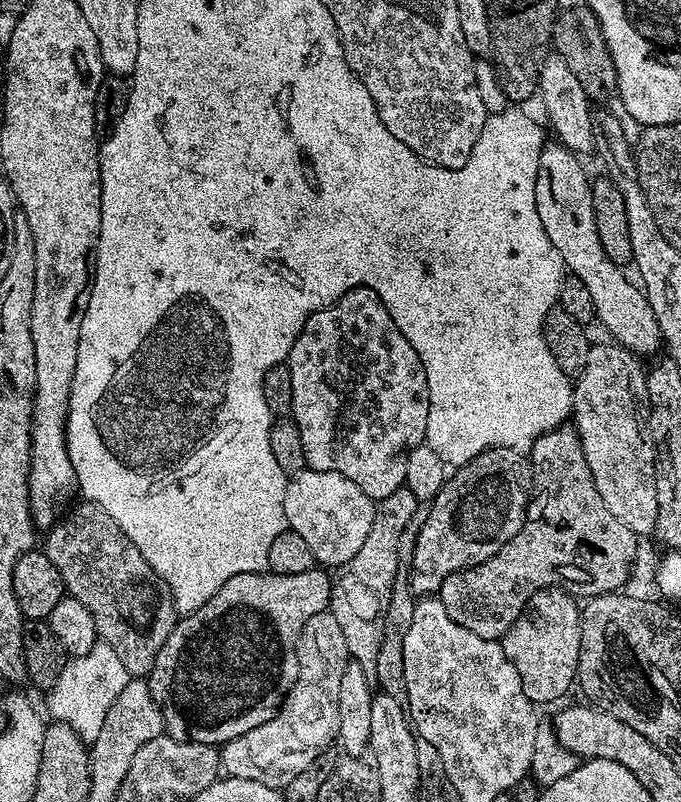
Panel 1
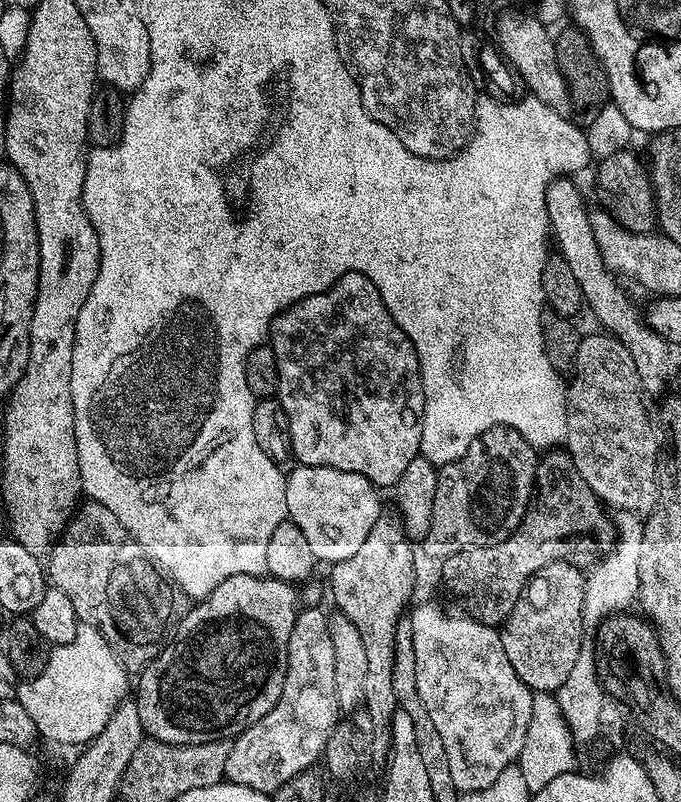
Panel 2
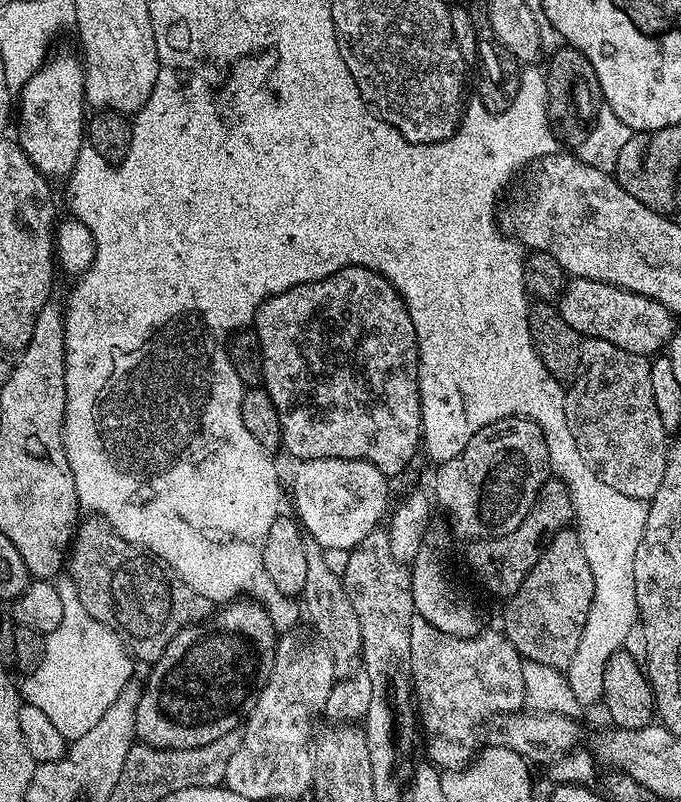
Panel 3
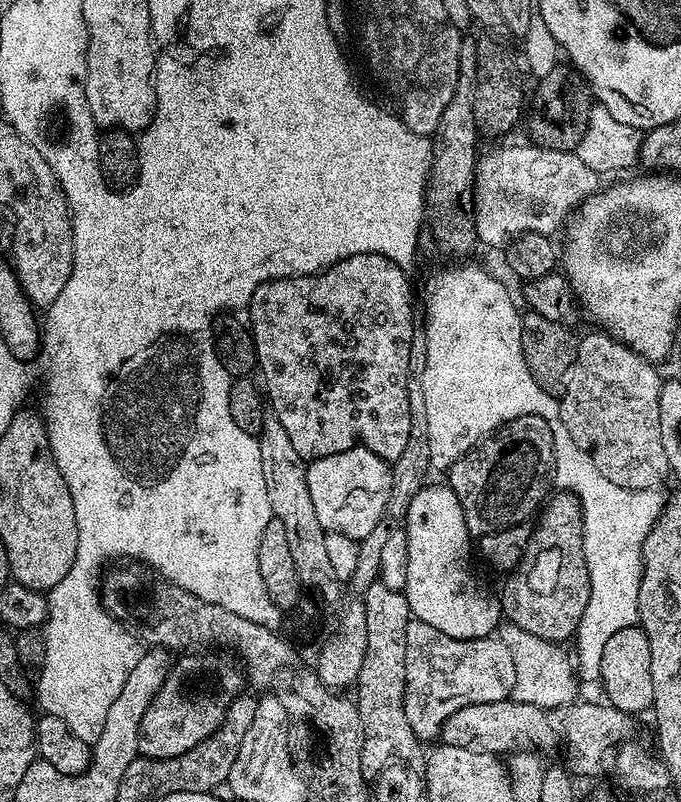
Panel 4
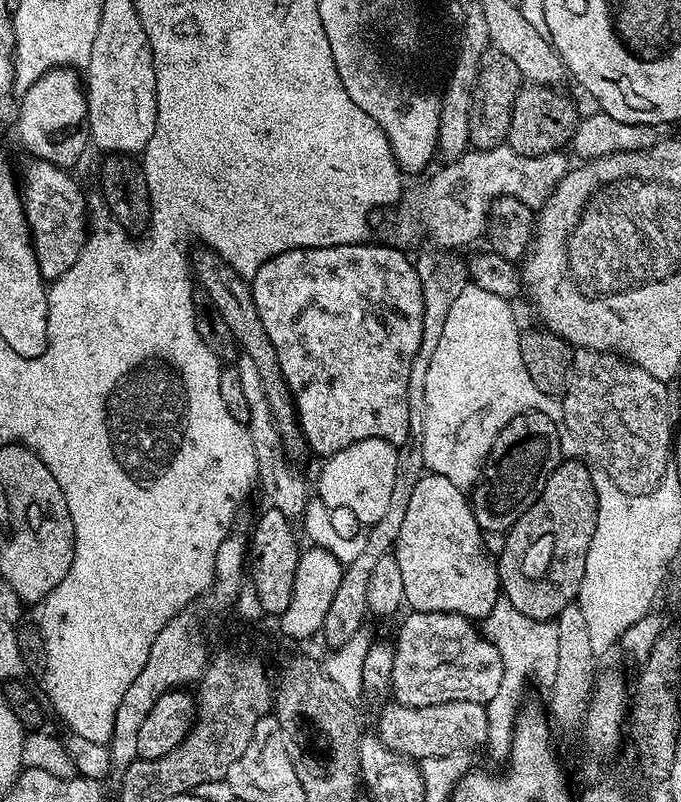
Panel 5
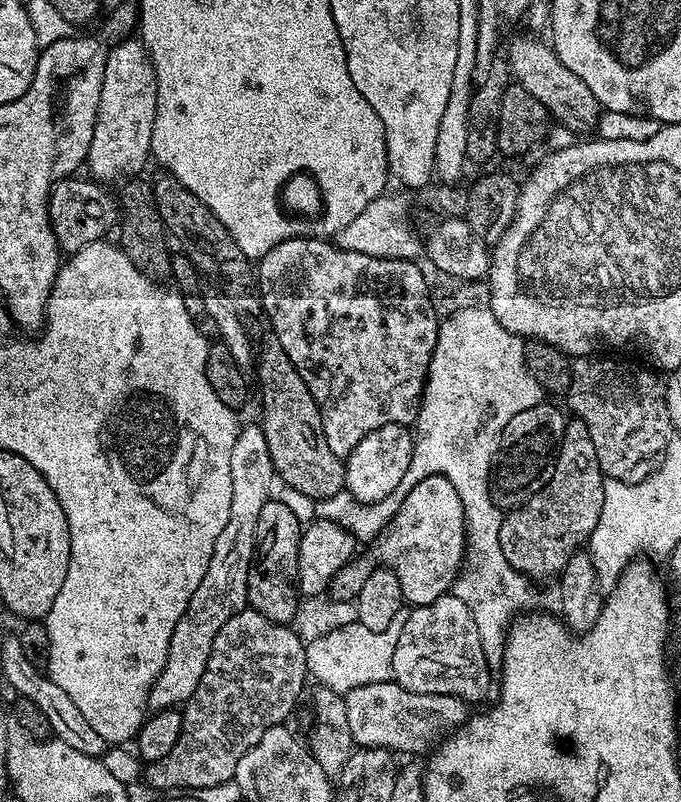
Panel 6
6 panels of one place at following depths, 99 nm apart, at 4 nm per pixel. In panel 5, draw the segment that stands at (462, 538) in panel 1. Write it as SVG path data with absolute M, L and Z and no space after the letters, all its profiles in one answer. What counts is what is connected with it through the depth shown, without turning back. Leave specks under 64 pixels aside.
M523 412L522 414L518 414L518 418L514 418L510 423L505 426L505 428L500 431L497 436L494 438L494 446L490 450L490 454L484 460L484 467L480 473L479 480L476 481L474 487L470 492L470 503L472 506L472 513L474 514L474 518L478 522L478 526L485 533L491 534L491 532L497 532L497 534L503 534L508 531L508 529L514 526L514 522L518 522L518 518L522 518L522 514L527 510L531 504L535 502L538 498L538 494L541 490L546 486L546 482L550 478L550 474L554 474L554 470L557 466L560 465L562 459L562 453L560 453L560 432L561 429L558 427L556 429L555 419L552 416L547 416L546 414L542 414L541 412Z

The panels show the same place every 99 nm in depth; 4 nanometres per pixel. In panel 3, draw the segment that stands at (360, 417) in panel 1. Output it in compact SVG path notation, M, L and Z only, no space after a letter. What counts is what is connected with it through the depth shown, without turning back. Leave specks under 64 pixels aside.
M343 268L334 274L330 274L321 280L314 282L306 282L294 286L290 290L286 290L277 296L269 296L262 302L262 306L256 311L256 319L254 321L254 329L256 328L256 340L260 343L260 364L264 367L264 380L262 386L270 394L270 398L274 402L274 410L278 410L278 418L282 426L282 448L286 453L296 456L297 461L301 460L325 460L326 458L338 458L339 460L365 460L374 466L378 466L378 470L382 470L382 474L389 478L395 478L399 472L404 472L408 468L408 463L416 456L416 448L422 444L422 381L420 379L420 351L418 350L418 342L416 341L416 331L414 330L414 322L410 318L410 314L404 305L404 299L398 294L398 290L391 284L382 274L378 274L369 268Z

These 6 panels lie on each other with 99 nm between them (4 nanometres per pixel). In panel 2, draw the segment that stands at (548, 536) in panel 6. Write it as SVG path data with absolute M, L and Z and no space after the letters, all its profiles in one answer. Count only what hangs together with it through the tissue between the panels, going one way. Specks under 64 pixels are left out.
M556 560L553 564L542 566L528 579L528 585L522 590L514 610L499 629L502 638L502 650L506 650L506 658L510 658L510 666L526 687L536 694L554 694L570 678L570 670L574 670L574 662L578 662L578 654L586 647L584 640L584 585L585 573L576 569L575 563L567 560Z

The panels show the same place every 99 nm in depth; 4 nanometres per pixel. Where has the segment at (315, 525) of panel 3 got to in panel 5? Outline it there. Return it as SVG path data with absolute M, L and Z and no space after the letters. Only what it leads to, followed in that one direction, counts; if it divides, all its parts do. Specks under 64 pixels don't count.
M366 438L338 450L338 454L327 457L323 464L318 496L327 508L345 508L358 523L364 524L360 526L374 525L386 514L390 494L394 491L394 474L398 474L397 445L382 438Z

